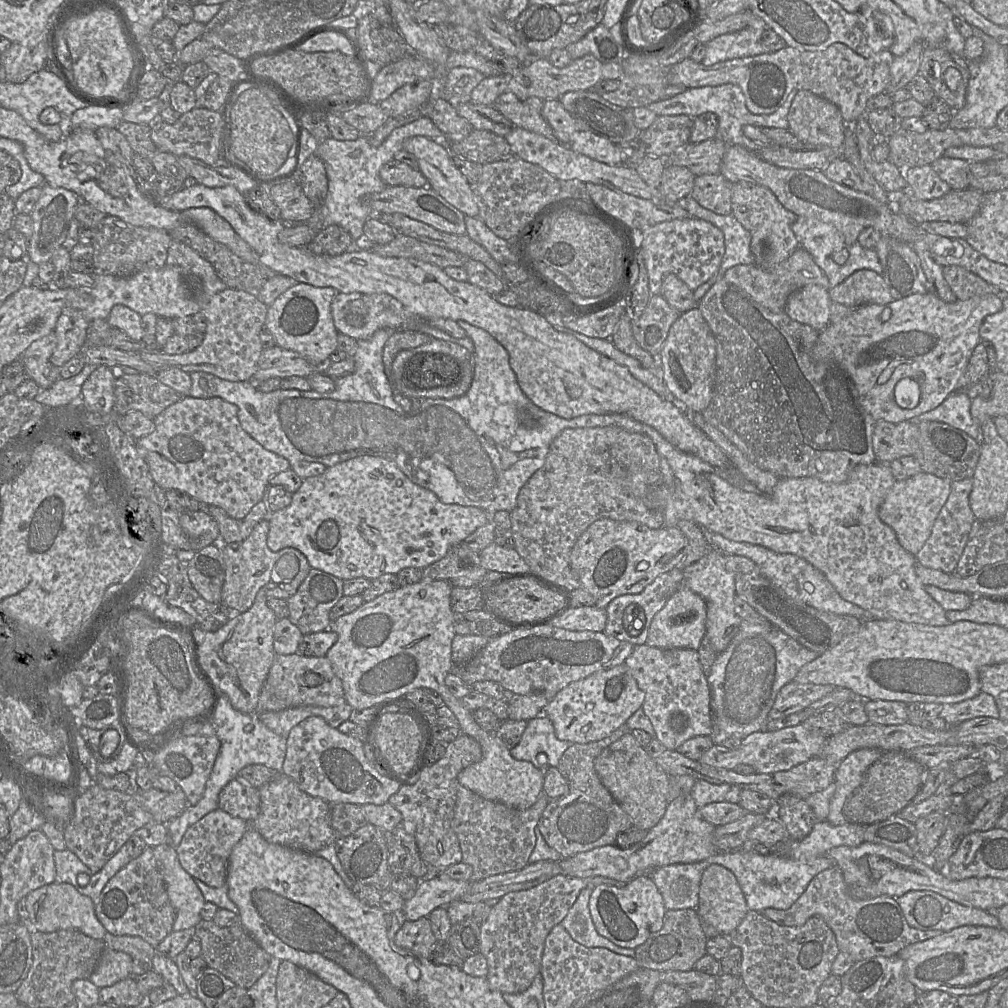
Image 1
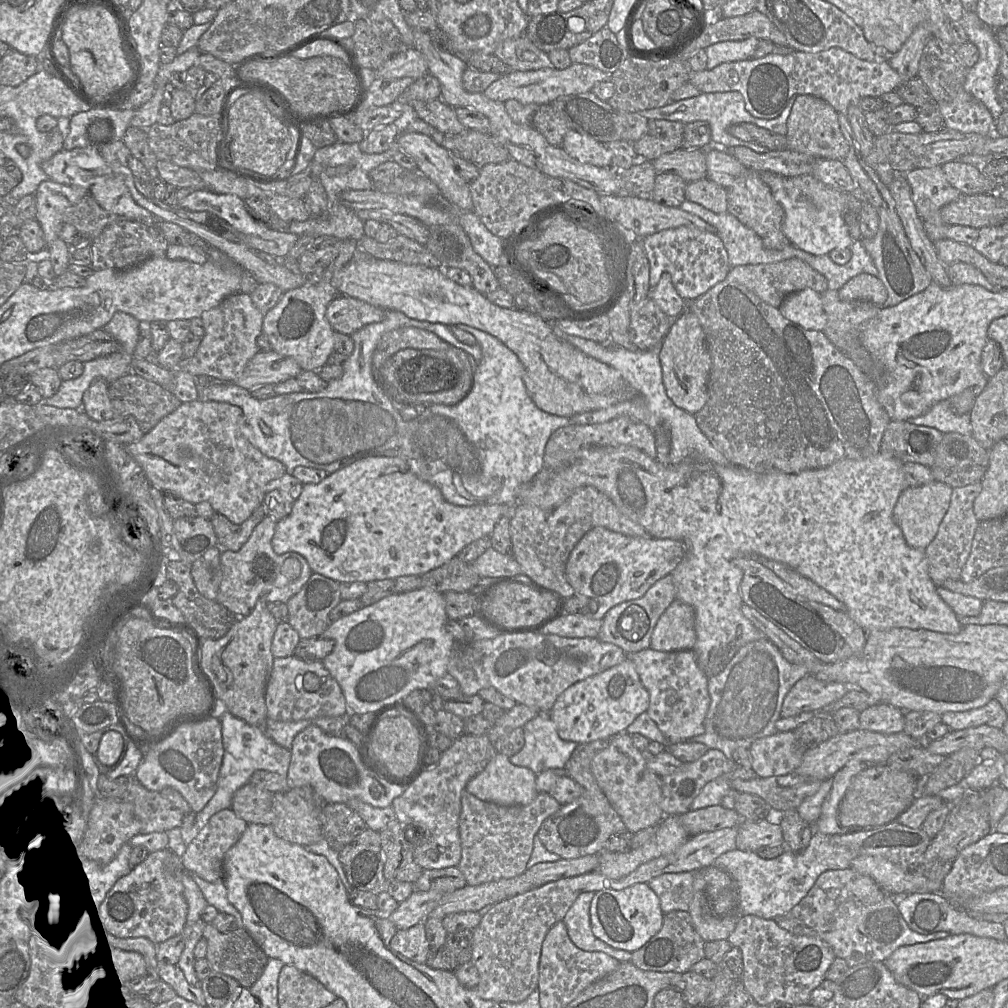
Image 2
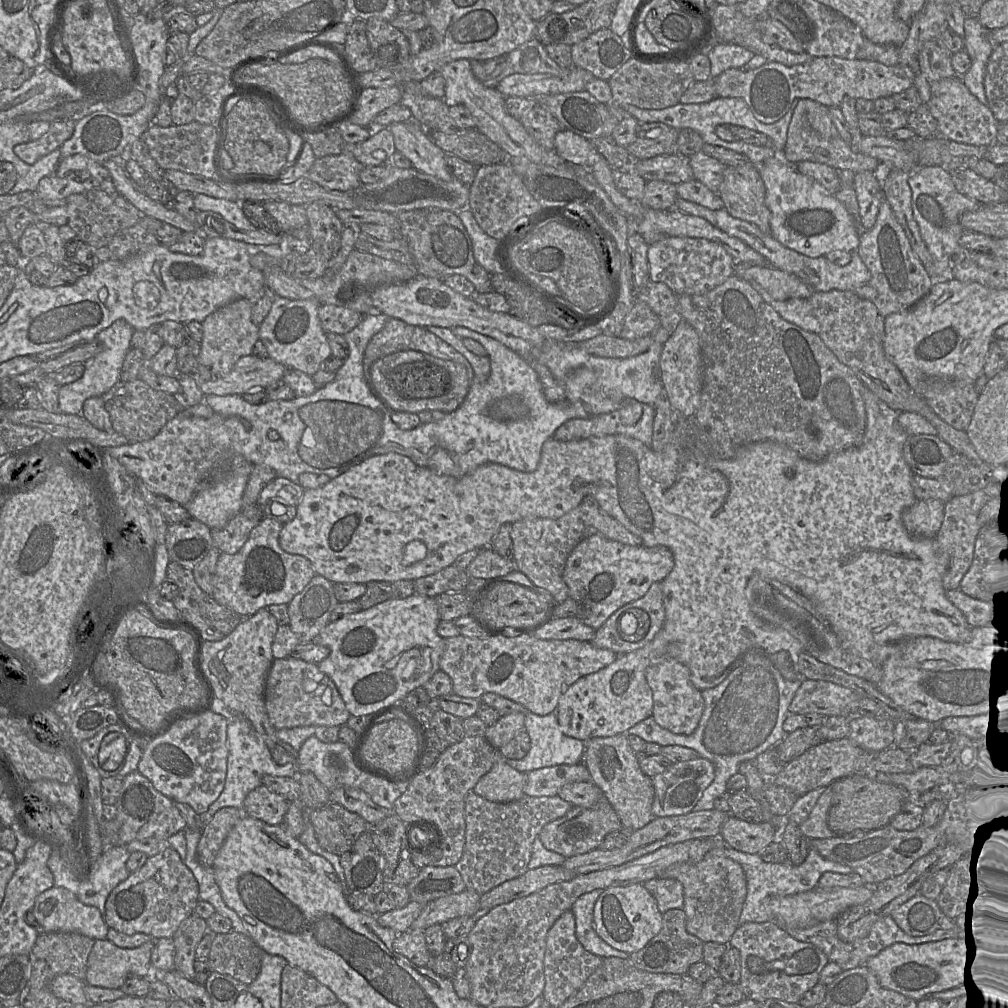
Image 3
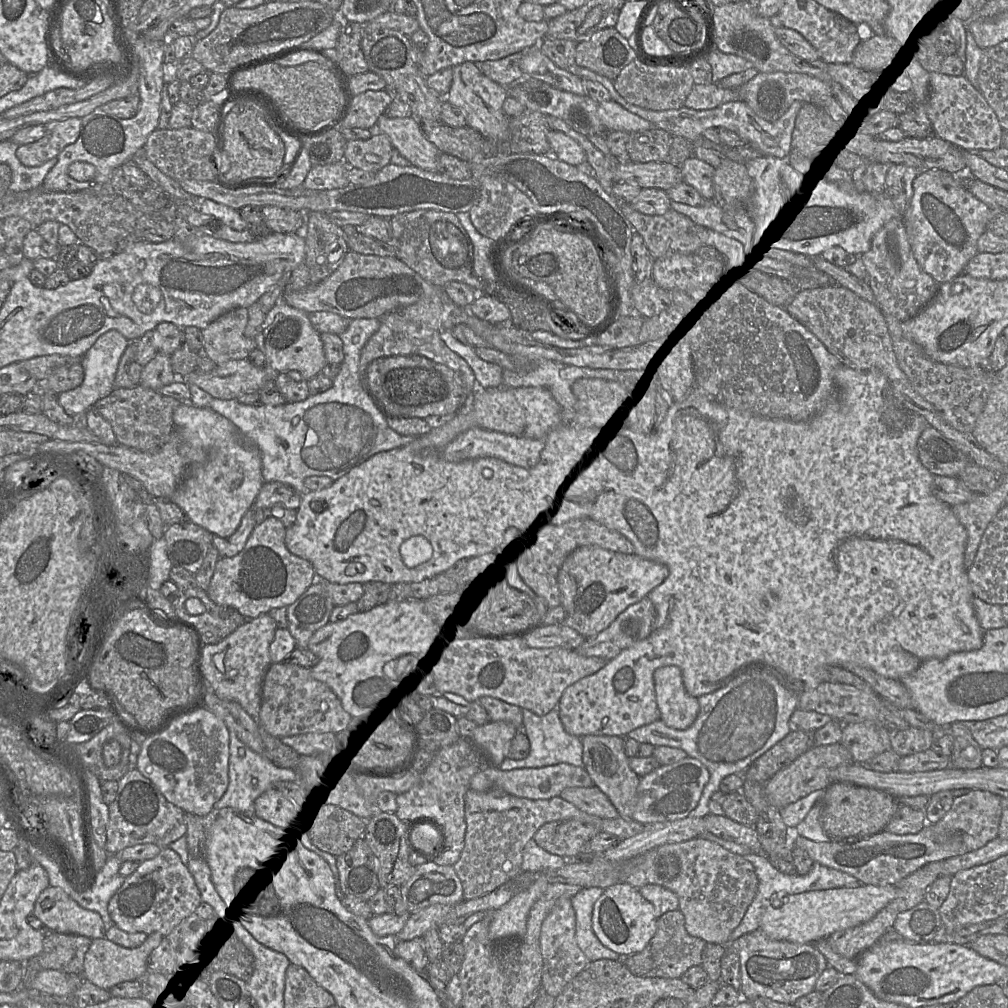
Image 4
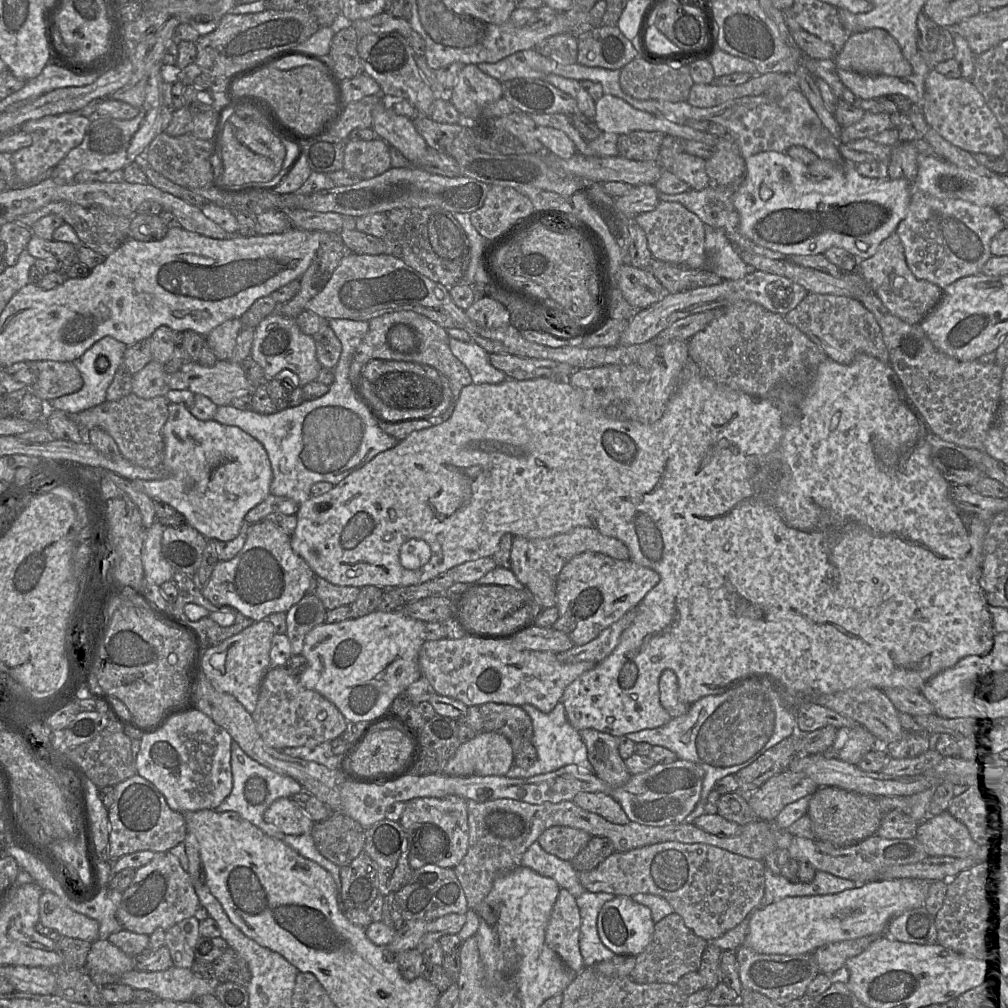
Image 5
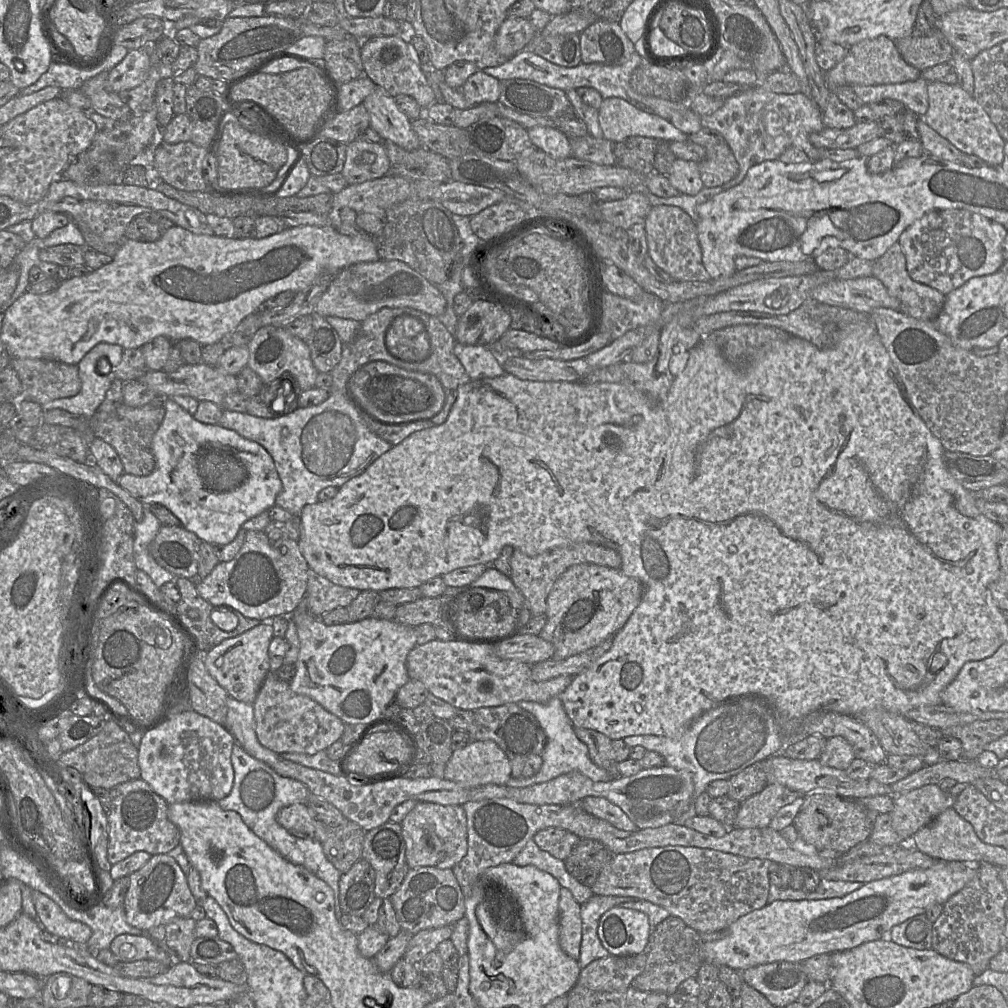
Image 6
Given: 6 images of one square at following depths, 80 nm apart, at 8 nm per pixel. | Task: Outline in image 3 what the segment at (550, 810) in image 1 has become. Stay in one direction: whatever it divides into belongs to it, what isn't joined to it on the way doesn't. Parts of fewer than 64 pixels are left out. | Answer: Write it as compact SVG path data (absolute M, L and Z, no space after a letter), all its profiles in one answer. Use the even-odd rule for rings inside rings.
M605 797L604 803L593 808L573 806L563 817L547 823L538 837L546 849L570 858L597 849L607 834L621 830L621 819Z

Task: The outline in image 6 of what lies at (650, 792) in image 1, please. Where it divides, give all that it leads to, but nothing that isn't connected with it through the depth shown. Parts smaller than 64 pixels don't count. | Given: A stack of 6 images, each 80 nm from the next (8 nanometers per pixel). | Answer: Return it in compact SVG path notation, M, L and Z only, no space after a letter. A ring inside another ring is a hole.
M575 728L575 733L580 741L585 743L589 750L591 760L599 767L607 770L613 776L618 777L612 740L604 734L585 728Z

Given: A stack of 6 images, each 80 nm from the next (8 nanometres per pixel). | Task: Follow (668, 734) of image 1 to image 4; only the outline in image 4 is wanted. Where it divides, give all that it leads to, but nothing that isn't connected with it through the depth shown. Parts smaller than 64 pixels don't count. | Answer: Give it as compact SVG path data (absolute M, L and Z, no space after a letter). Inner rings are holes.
M678 666L659 667L654 672L654 684L660 720L676 730L688 729L700 711L698 698L685 689Z

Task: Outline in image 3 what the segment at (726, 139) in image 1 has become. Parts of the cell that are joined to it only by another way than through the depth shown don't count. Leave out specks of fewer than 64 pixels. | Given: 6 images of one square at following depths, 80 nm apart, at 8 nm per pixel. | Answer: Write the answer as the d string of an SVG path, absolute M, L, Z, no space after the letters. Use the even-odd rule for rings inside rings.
M716 97L715 99L705 103L685 104L677 103L673 106L663 109L643 109L634 105L626 105L623 110L628 114L634 116L639 123L662 122L677 130L689 128L698 132L703 141L707 144L724 147L734 152L746 156L749 161L758 165L763 161L776 157L781 154L785 148L788 128L791 122L794 110L799 102L799 98L795 98L787 113L777 122L767 124L755 118L752 111L748 107L744 99L739 97ZM721 124L732 124L746 127L748 129L763 133L767 135L771 141L771 147L758 146L745 141L725 141L719 138L716 134L716 127Z

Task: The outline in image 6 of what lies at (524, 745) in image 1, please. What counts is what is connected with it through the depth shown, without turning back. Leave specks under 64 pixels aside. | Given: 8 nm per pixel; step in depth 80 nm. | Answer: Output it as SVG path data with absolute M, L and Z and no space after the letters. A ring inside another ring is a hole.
M554 697L547 703L537 703L532 701L519 701L517 705L535 716L544 730L547 742L540 754L542 767L539 772L531 777L513 778L511 777L507 785L510 787L527 787L552 780L562 774L579 772L596 782L606 782L615 778L607 770L597 766L590 758L588 747L580 741L575 733L575 727L571 723L560 698Z

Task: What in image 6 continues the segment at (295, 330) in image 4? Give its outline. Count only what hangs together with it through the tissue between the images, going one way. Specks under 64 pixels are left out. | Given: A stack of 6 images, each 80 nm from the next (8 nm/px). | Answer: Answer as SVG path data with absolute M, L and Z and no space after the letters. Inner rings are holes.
M262 326L250 340L248 350L247 366L259 375L264 384L289 373L297 380L301 392L315 387L319 371L312 362L310 350L304 340L290 334L285 327Z

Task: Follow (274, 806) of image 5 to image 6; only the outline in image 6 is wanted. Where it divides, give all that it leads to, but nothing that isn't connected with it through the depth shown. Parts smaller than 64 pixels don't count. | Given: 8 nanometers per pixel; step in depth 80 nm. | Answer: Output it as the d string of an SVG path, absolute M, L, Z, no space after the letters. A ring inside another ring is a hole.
M306 803L283 807L276 818L277 822L295 837L315 839L320 843L327 838L328 827L313 815Z

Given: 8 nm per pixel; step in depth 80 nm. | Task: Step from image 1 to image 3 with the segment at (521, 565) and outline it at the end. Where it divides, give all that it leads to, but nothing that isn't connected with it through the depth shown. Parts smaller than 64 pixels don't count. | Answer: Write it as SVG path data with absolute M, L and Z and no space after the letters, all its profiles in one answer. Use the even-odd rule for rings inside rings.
M491 547L481 549L467 568L471 578L483 578L489 581L503 577L513 570L516 570L514 560L505 559Z

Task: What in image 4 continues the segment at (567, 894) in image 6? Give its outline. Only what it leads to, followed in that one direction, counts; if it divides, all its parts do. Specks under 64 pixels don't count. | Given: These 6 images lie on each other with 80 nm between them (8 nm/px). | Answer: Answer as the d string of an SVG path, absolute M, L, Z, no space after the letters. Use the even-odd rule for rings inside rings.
M561 897L545 918L540 933L540 947L543 958L542 989L554 998L558 997L566 985L590 963L577 944L575 933L576 915L572 899Z

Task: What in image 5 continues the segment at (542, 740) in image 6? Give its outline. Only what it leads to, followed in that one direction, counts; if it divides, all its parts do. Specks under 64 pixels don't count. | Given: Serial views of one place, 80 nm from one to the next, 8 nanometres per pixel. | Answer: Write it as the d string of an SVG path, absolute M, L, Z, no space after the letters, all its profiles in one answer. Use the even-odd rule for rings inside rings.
M487 702L480 705L480 710L483 717L483 731L495 732L506 737L513 750L513 759L515 753L524 745L532 743L534 733L532 720L521 706Z

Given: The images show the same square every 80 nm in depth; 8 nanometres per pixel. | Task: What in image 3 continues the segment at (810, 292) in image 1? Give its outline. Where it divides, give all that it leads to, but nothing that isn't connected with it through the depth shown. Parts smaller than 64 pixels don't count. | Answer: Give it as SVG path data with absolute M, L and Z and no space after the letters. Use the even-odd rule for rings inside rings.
M791 298L785 301L772 301L771 306L786 321L819 335L820 325L808 299Z

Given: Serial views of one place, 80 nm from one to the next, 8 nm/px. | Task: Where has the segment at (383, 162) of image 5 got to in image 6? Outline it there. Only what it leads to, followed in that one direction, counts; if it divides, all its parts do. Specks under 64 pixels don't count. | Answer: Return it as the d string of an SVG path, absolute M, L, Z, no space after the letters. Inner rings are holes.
M354 139L346 145L346 159L341 171L348 185L360 184L387 175L391 163L381 142Z

